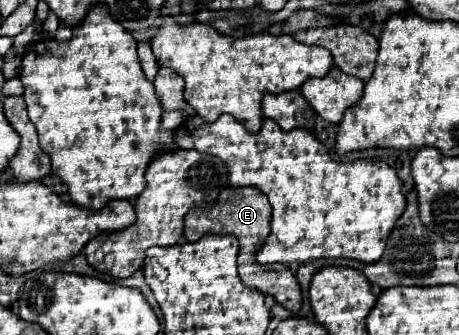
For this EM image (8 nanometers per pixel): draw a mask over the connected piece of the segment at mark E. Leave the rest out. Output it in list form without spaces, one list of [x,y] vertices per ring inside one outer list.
[[[225,188],[217,204],[207,210],[193,208],[185,216],[185,238],[187,242],[197,242],[203,234],[233,234],[239,238],[239,244],[245,246],[245,258],[255,258],[255,252],[265,244],[269,236],[271,206],[269,200],[253,188]]]

